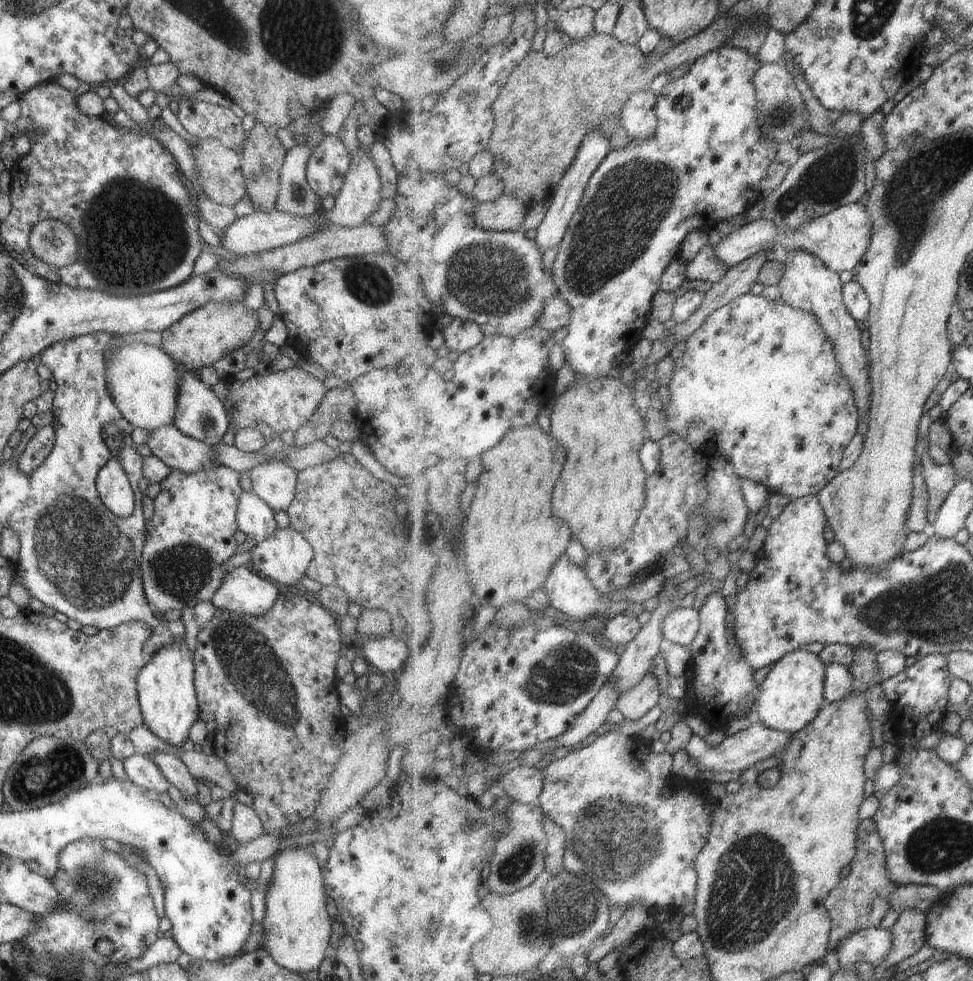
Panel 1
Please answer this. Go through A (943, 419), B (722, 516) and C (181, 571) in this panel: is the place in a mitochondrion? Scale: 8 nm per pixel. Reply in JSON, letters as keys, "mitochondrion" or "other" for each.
{"A":"other","B":"mitochondrion","C":"mitochondrion"}

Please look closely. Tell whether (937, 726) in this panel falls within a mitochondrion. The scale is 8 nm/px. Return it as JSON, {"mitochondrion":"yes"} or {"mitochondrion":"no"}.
{"mitochondrion":"no"}

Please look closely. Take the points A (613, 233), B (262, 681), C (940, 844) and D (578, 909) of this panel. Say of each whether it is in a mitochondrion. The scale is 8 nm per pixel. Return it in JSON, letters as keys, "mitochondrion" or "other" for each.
{"A":"mitochondrion","B":"mitochondrion","C":"mitochondrion","D":"mitochondrion"}

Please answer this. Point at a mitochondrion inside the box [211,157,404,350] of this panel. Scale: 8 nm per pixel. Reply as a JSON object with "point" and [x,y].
{"point":[370,284]}

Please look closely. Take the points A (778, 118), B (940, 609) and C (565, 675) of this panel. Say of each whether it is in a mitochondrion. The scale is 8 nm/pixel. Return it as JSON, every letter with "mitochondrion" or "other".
{"A":"mitochondrion","B":"mitochondrion","C":"mitochondrion"}

